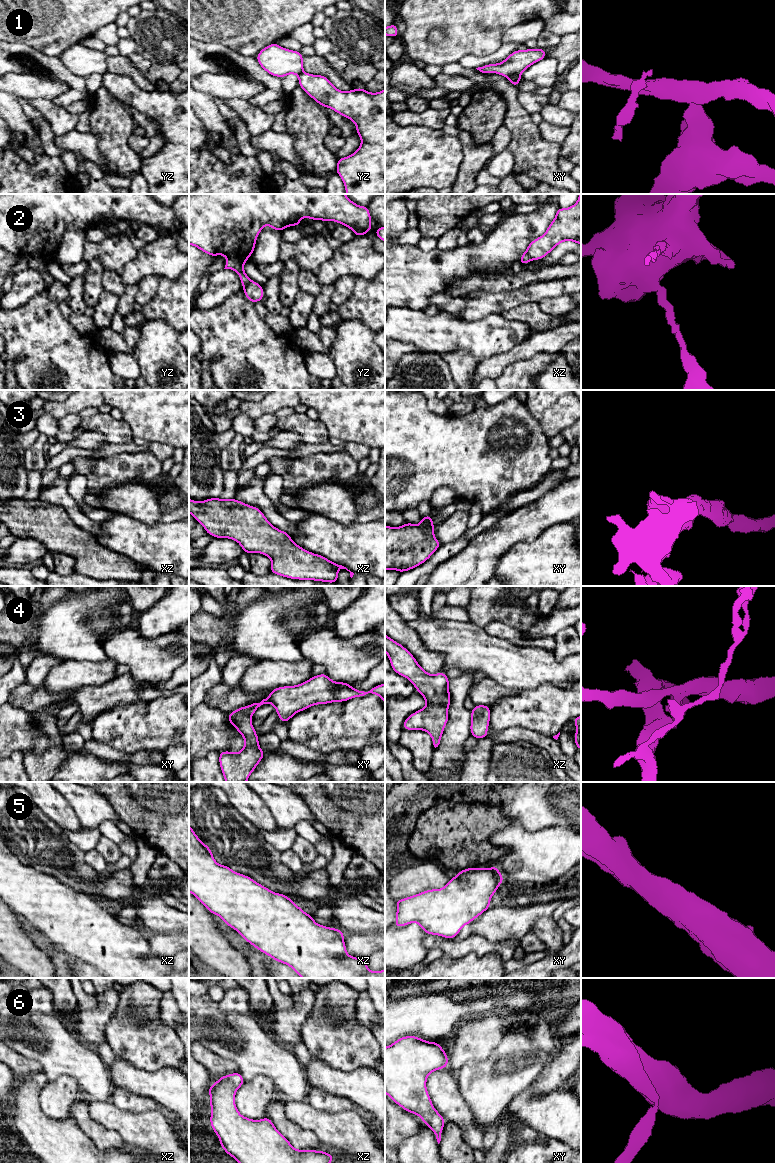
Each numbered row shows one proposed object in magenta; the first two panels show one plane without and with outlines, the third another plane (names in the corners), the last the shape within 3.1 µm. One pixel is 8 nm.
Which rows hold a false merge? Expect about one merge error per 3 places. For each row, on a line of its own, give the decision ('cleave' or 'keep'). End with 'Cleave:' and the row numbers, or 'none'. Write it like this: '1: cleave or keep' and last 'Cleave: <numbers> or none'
1: cleave
2: cleave
3: keep
4: cleave
5: keep
6: keep
Cleave: 1, 2, 4

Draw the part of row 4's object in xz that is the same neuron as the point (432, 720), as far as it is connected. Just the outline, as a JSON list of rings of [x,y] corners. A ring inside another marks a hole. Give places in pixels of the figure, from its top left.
[[[443,706],[424,708],[412,713],[403,722],[404,730],[423,730],[427,732],[431,738],[434,747],[438,747],[444,728],[448,722],[448,710]]]

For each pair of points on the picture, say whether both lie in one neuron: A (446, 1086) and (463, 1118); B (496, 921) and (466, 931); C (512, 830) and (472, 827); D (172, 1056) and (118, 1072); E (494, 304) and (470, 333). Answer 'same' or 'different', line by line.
A: same
B: different
C: different
D: different
E: different

